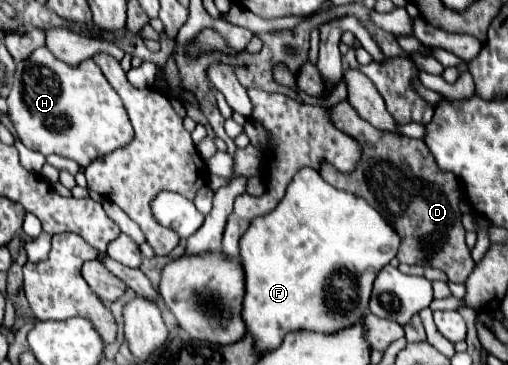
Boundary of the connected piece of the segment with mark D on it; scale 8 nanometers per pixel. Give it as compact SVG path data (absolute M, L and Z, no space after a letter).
M348 100L336 104L332 108L332 120L334 124L350 134L352 138L356 138L362 146L362 160L360 164L356 166L356 170L348 176L348 174L340 174L340 172L322 172L320 168L320 174L322 178L332 184L334 188L340 188L340 190L346 190L346 192L352 192L354 196L358 198L364 198L372 208L380 210L382 218L394 228L394 232L398 232L402 244L398 248L398 262L404 262L404 264L420 264L420 266L430 266L430 268L438 268L442 272L446 272L448 280L452 282L464 282L470 272L474 270L474 262L470 258L470 250L468 246L464 244L464 226L462 226L462 220L460 220L460 196L458 196L458 180L454 178L454 174L450 172L442 172L428 146L424 144L424 140L418 140L418 138L408 138L408 136L402 136L402 134L394 134L394 132L378 132L378 128L374 128L372 124L366 124L366 120L362 120L358 116L358 112L354 112L354 108L350 106Z

